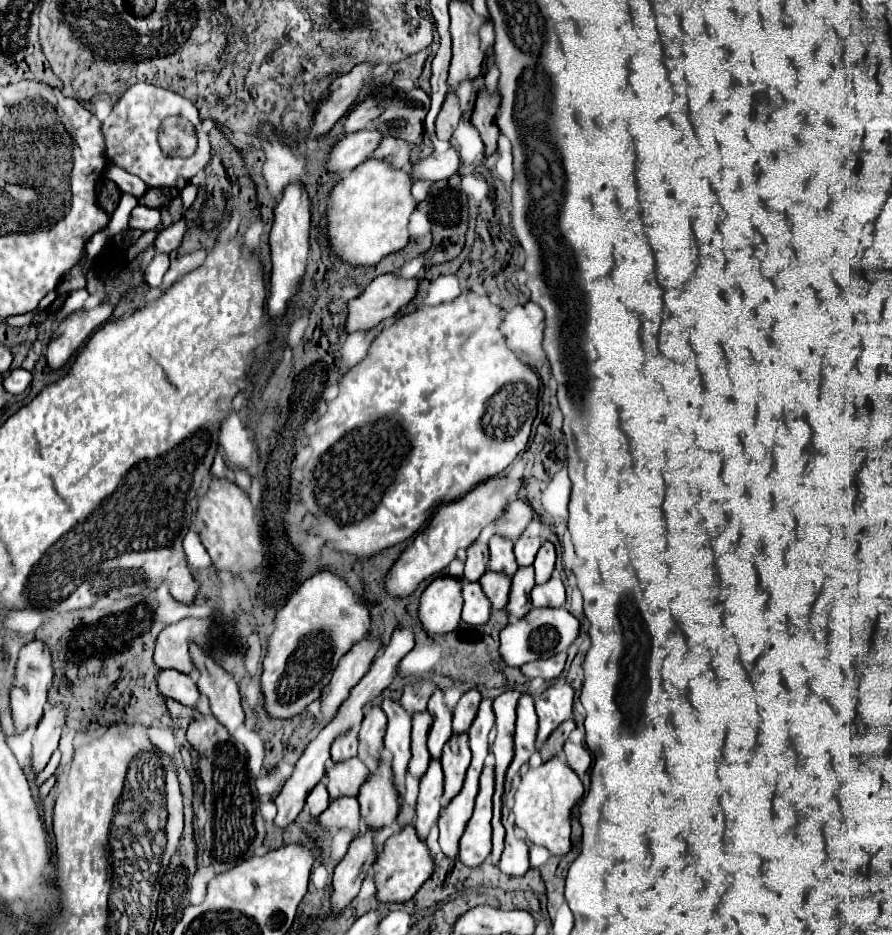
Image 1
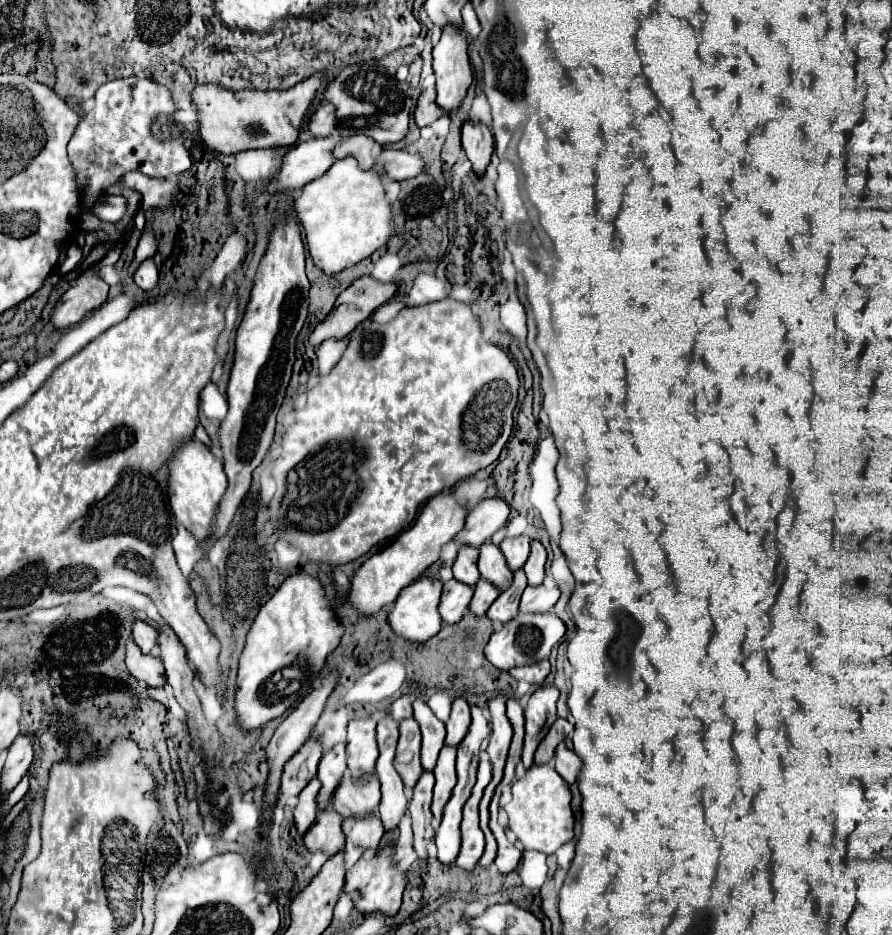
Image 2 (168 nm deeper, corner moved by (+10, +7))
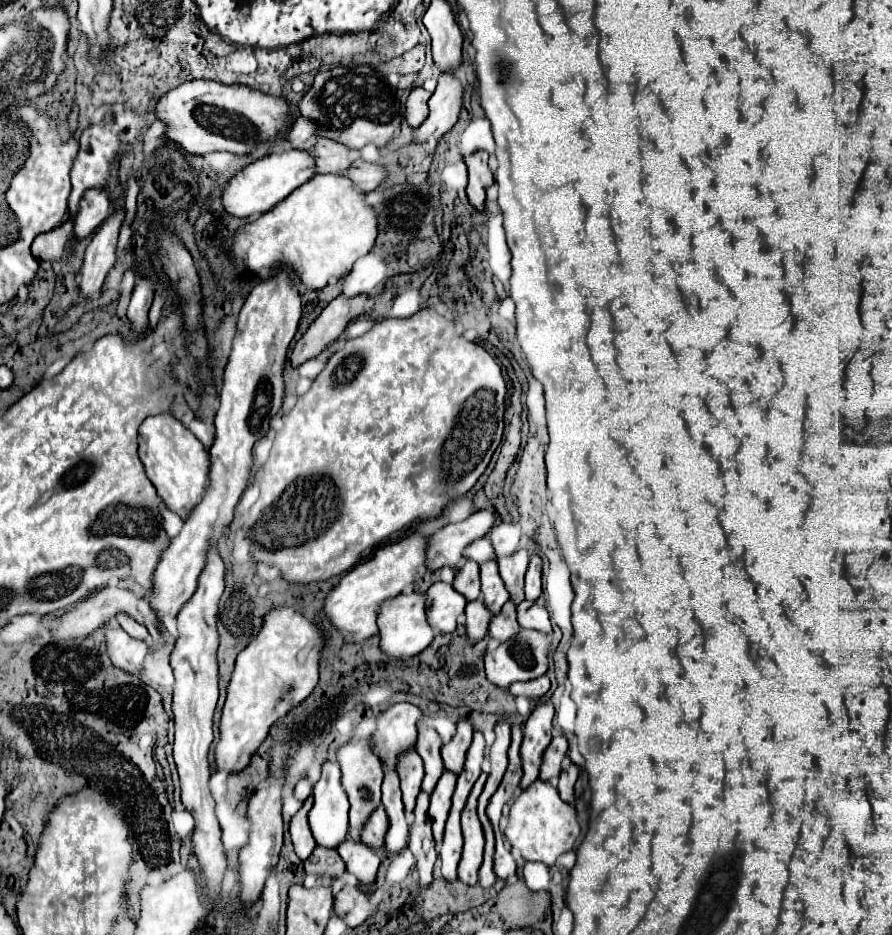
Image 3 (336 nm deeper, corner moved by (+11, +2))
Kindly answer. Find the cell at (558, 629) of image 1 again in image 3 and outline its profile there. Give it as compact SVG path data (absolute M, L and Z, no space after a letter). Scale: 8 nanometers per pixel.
M521 630L517 634L517 638L511 638L511 640L503 642L499 648L495 648L493 652L485 654L487 680L499 688L509 688L513 682L525 682L525 680L543 676L549 666L549 662L547 662L549 642L551 642L551 636L547 636L547 634L541 634L537 630Z

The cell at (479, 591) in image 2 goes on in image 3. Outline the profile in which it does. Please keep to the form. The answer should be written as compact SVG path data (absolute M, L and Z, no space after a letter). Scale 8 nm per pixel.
M473 600L465 608L465 628L467 628L467 640L471 644L483 640L487 636L487 626L491 620L491 612L485 608L481 600Z

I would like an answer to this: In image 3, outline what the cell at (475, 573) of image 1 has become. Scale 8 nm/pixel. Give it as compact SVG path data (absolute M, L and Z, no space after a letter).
M469 560L455 576L453 588L463 594L469 602L477 600L481 596L481 584L479 584L479 564Z

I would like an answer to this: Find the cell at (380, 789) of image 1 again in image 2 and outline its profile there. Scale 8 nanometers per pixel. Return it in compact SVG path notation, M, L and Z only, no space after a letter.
M370 813L366 817L348 817L344 819L342 829L352 845L360 845L364 849L376 849L384 835L384 825L378 813Z

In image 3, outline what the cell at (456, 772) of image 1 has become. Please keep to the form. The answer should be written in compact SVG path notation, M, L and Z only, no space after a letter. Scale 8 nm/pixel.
M443 772L443 776L439 778L439 782L437 782L437 786L431 794L429 816L431 816L431 822L433 822L433 836L435 836L437 844L443 838L443 828L445 828L447 814L449 814L449 808L451 808L451 796L453 796L453 790L455 790L455 782L457 782L455 774Z

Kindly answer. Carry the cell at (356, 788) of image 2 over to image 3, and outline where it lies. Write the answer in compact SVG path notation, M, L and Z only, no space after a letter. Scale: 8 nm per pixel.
M379 806L379 808L371 814L371 818L367 820L367 824L365 824L365 828L363 828L363 834L361 834L361 842L365 842L367 846L373 846L375 850L379 850L379 848L383 846L387 828L389 828L387 814L385 814L383 806Z

